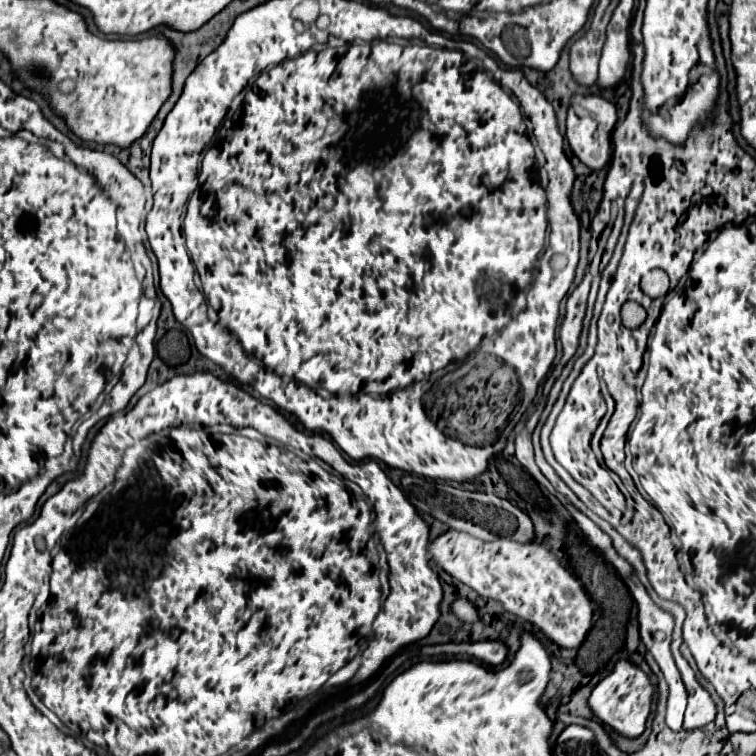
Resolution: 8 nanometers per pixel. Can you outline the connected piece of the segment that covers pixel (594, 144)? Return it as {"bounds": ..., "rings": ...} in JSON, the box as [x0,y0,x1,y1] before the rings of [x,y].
{"bounds":[567,94,617,170],"rings":[[[573,94],[567,110],[567,140],[573,154],[593,170],[603,168],[611,154],[611,132],[617,122],[617,108],[599,94]]]}

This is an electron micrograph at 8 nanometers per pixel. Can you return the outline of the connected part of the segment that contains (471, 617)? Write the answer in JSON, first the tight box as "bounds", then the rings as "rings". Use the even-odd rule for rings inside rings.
{"bounds":[451,598,479,622],"rings":[[[455,598],[453,602],[451,602],[451,612],[459,618],[459,620],[463,620],[463,622],[477,622],[479,620],[479,612],[477,612],[477,606],[469,600],[469,598]]]}

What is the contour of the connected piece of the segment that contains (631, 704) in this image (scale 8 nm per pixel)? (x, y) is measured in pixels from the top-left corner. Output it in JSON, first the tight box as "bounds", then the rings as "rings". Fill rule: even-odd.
{"bounds":[589,660,653,738],"rings":[[[619,660],[613,672],[593,688],[589,696],[589,706],[601,722],[609,724],[627,738],[637,738],[639,734],[643,734],[645,722],[651,714],[651,698],[653,698],[653,686],[647,674],[641,668],[633,666],[631,662]]]}

